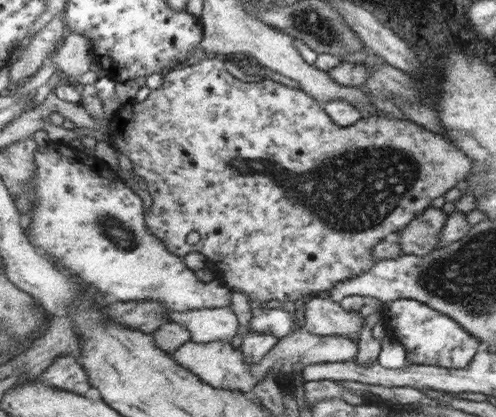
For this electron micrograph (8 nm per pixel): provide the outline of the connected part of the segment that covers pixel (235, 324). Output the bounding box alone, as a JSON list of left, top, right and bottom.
[169,307,239,343]

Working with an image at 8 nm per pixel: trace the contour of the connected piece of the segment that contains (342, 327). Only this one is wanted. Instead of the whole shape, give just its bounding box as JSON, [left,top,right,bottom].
[302,294,364,336]

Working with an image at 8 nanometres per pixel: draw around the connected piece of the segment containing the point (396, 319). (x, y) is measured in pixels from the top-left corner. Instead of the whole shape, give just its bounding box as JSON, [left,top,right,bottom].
[381,299,479,369]

